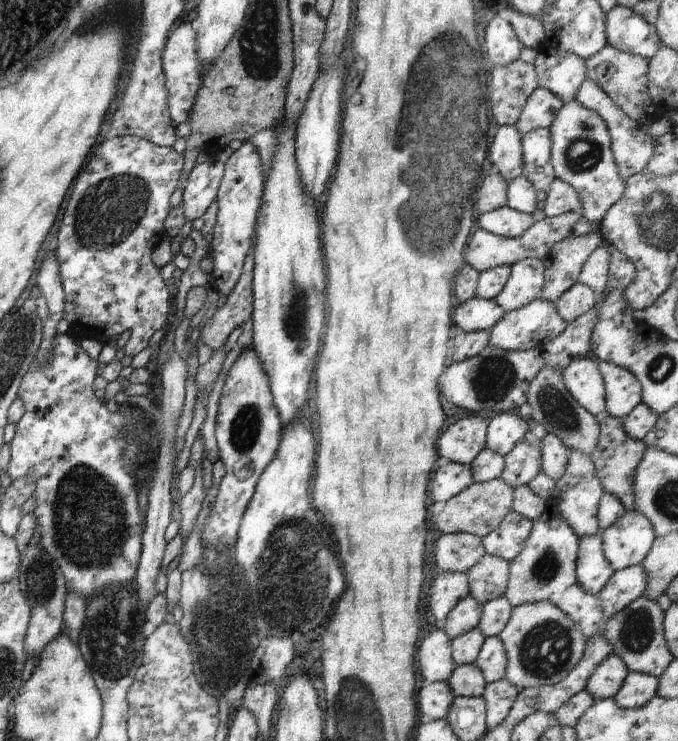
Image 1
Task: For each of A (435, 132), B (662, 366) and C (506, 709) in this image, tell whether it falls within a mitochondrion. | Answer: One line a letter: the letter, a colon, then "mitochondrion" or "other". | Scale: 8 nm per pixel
A: mitochondrion
B: mitochondrion
C: other

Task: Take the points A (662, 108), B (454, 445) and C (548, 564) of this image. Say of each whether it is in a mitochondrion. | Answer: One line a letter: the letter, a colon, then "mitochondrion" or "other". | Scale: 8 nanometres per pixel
A: other
B: other
C: mitochondrion

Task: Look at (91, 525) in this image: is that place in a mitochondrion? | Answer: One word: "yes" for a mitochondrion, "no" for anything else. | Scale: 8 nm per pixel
yes

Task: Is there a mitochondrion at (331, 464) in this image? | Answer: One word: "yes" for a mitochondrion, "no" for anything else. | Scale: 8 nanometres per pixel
no

